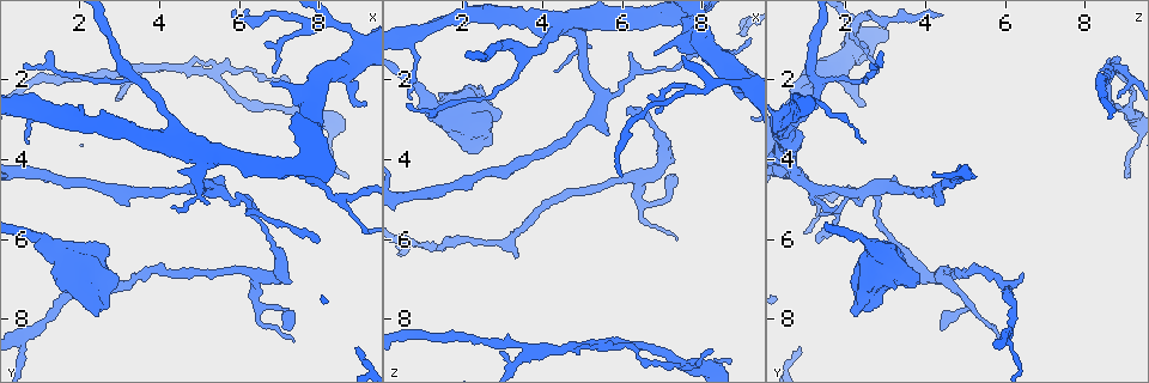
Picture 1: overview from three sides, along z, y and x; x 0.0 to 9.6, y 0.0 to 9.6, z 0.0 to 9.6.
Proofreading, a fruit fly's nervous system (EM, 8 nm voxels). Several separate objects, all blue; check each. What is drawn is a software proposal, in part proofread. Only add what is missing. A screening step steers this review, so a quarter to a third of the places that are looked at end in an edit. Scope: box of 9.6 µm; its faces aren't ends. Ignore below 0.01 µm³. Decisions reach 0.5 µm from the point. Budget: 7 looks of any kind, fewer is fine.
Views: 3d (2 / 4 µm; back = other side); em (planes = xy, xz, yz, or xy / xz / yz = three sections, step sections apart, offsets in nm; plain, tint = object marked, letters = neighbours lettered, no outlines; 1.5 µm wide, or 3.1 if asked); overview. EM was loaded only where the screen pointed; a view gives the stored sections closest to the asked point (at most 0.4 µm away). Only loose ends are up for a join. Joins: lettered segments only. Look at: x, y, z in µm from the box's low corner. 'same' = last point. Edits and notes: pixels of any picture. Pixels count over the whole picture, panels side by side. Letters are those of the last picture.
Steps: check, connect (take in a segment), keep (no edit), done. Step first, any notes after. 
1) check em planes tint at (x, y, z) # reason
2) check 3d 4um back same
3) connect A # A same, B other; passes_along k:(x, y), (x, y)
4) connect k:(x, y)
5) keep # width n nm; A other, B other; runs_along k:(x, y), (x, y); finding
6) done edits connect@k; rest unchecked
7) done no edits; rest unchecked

check em planes tint at (2.40, 7.05, 3.85)

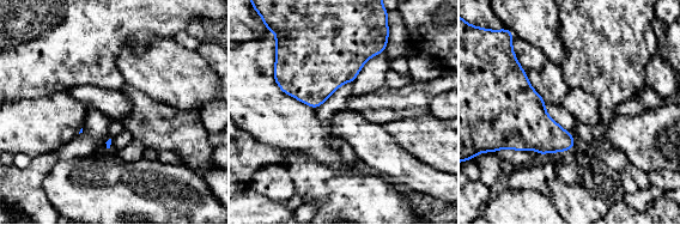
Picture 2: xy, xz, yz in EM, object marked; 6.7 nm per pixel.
check em planes letters same

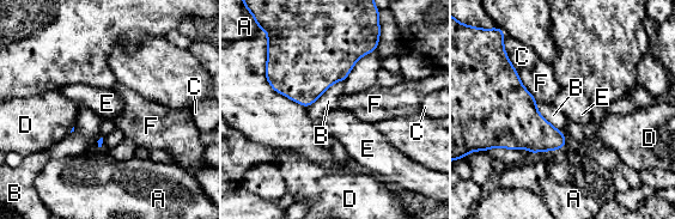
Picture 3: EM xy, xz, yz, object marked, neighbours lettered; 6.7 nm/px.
keep # A other, B other, C other, D other, E other, F other; none of them fits

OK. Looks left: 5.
check 3d 4um at (7.30, 8.25, 4.40)

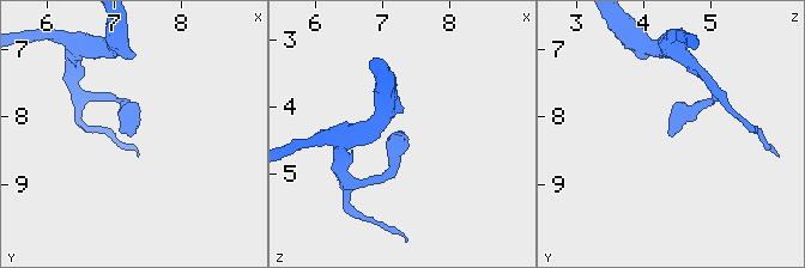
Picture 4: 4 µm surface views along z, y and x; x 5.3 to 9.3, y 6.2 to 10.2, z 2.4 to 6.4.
check em xz step 4 tint at (7.25, 8.30, 4.40)

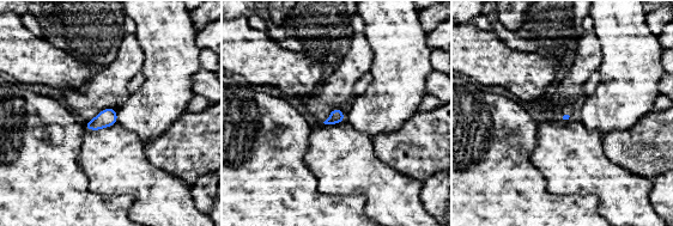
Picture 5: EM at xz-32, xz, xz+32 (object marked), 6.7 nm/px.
check em planes letters same # cut it another way

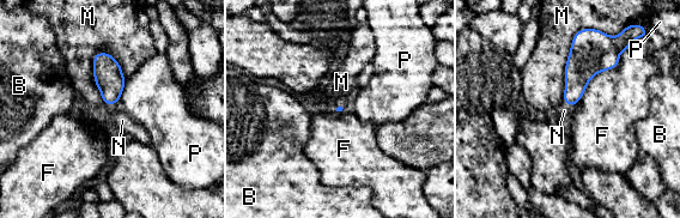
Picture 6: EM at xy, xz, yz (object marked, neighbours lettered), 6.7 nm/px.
connect N # B other, F other, M other, N same, P other; passes_along 6:(108, 76), (110, 104), (122, 120); the neuron continues

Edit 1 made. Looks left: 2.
done edits connect@6; rest unchecked

